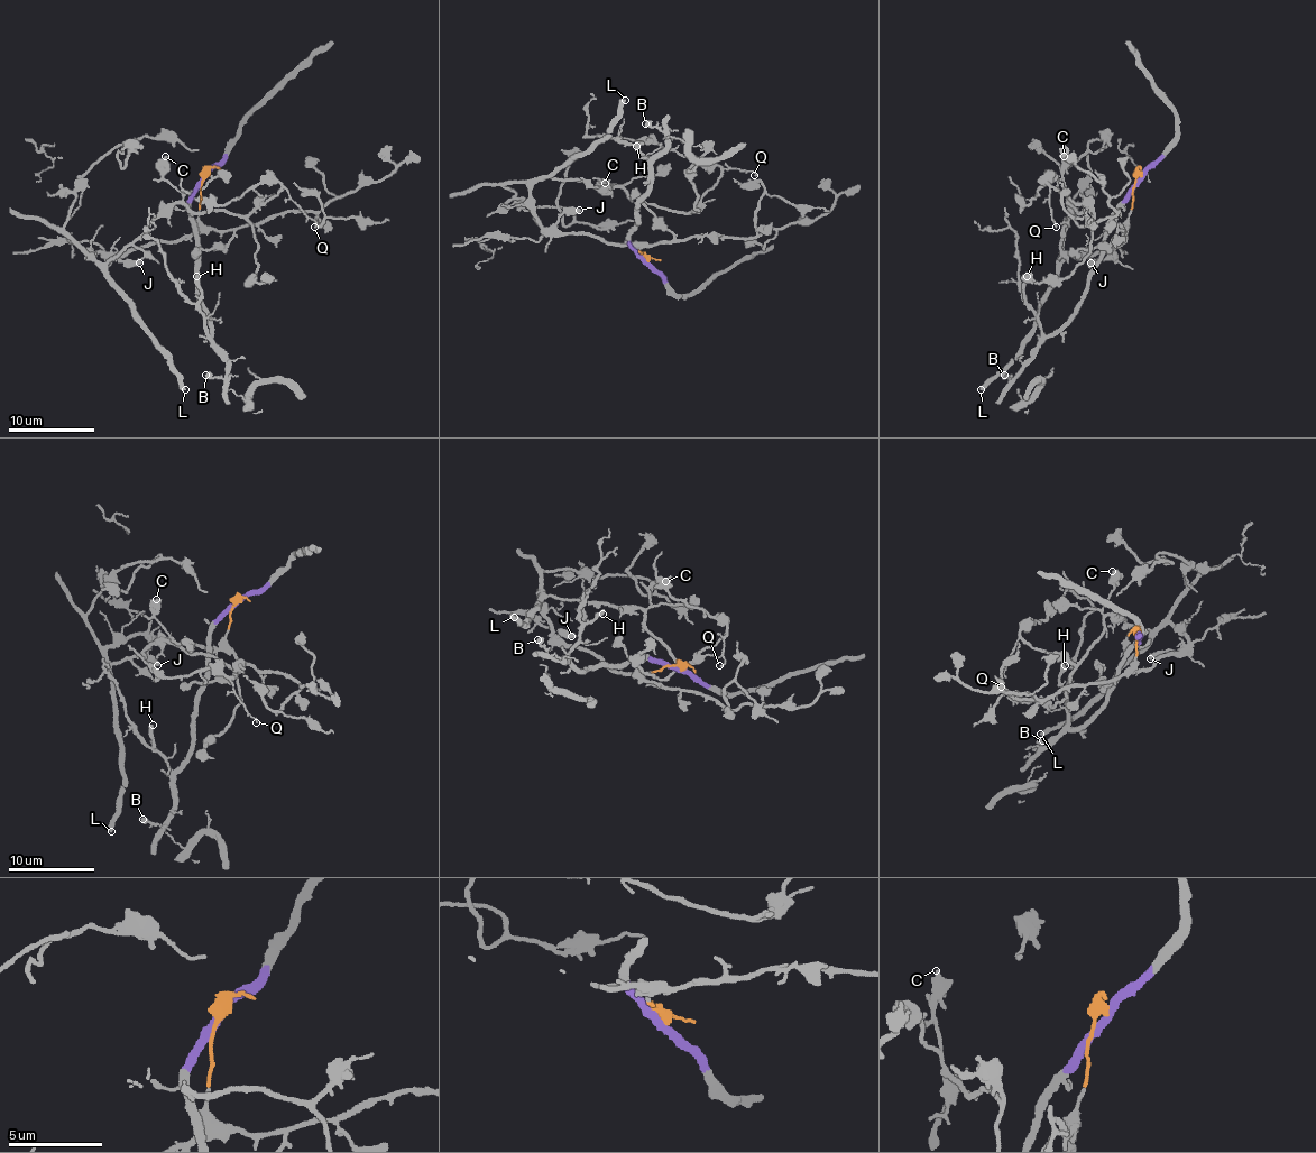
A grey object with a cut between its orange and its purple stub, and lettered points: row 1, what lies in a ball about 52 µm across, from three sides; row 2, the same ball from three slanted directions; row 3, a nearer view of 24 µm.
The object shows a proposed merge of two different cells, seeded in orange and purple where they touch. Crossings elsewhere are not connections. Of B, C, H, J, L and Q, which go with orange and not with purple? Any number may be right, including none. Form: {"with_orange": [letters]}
{"with_orange": ["C", "J", "L", "Q"]}

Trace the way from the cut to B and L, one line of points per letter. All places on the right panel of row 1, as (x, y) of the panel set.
B: (1140, 176), (1116, 212), (1105, 239), (1105, 251), (1089, 277), (1082, 305), (1012, 377), (1003, 375)
L: (1138, 176), (1124, 240), (1114, 251), (1068, 256), (1038, 305), (1025, 347), (979, 389)

